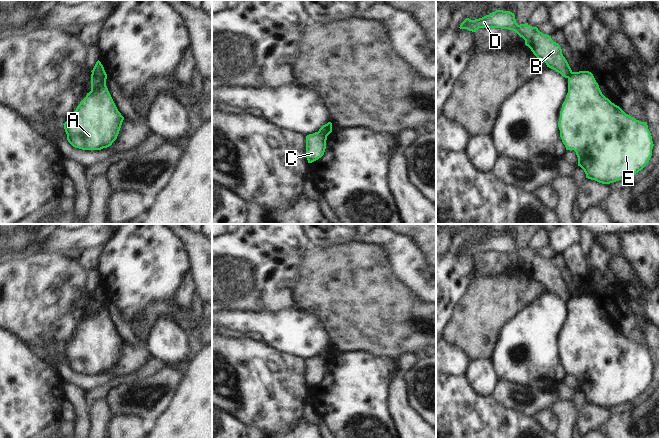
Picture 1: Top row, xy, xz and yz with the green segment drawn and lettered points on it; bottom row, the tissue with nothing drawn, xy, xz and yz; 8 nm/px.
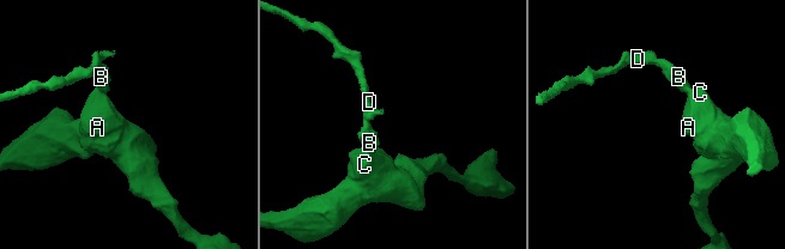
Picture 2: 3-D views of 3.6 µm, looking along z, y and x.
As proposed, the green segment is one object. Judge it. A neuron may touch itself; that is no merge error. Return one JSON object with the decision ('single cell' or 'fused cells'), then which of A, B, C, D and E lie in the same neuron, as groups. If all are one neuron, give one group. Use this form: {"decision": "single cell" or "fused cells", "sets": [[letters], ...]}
{"decision": "fused cells", "sets": [["A", "C", "E"], ["B", "D"]]}

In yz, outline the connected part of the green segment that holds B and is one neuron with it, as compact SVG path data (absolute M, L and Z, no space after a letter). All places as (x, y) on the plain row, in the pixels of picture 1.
M496 234L482 242L471 244L466 242L460 249L460 253L476 256L479 252L501 252L515 255L525 264L533 278L543 284L547 291L568 302L572 294L562 278L560 269L554 266L551 260L543 258L537 251L528 247L518 249L514 237L510 235Z

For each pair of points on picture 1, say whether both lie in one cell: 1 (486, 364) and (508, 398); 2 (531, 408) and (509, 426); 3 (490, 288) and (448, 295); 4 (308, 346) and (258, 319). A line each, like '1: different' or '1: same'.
1: different
2: different
3: different
4: same

